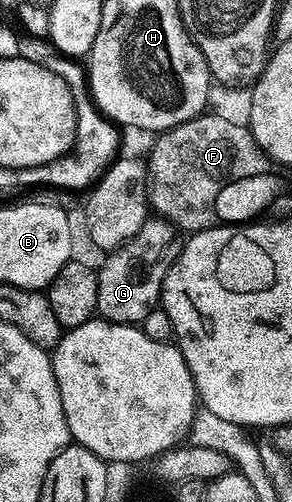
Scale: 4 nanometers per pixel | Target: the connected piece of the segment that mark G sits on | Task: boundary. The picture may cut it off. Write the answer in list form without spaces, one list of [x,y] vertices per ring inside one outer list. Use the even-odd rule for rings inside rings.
[[[150,218],[128,242],[111,251],[104,266],[97,271],[97,315],[104,321],[133,325],[157,307],[165,274],[175,258],[175,229],[165,219]],[[173,248],[173,250],[172,250]]]

